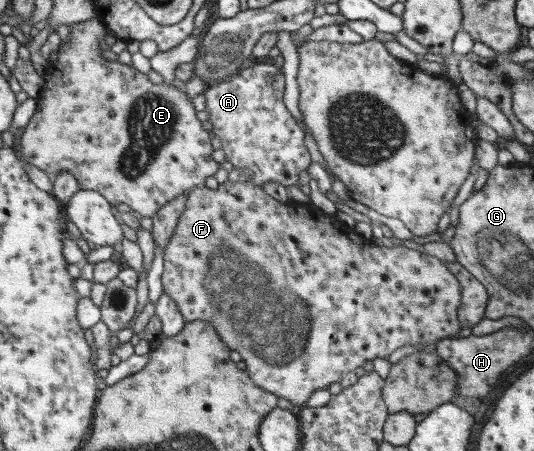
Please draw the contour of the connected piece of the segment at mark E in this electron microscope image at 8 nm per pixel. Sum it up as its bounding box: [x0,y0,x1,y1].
[21,16,220,218]

